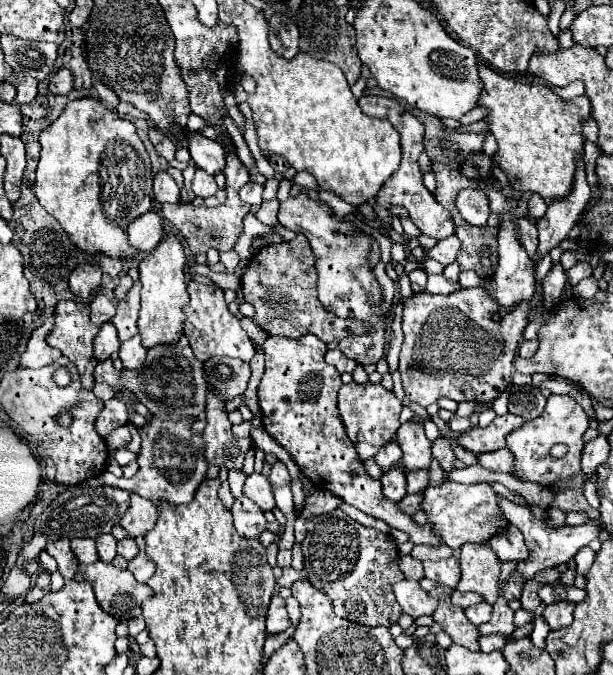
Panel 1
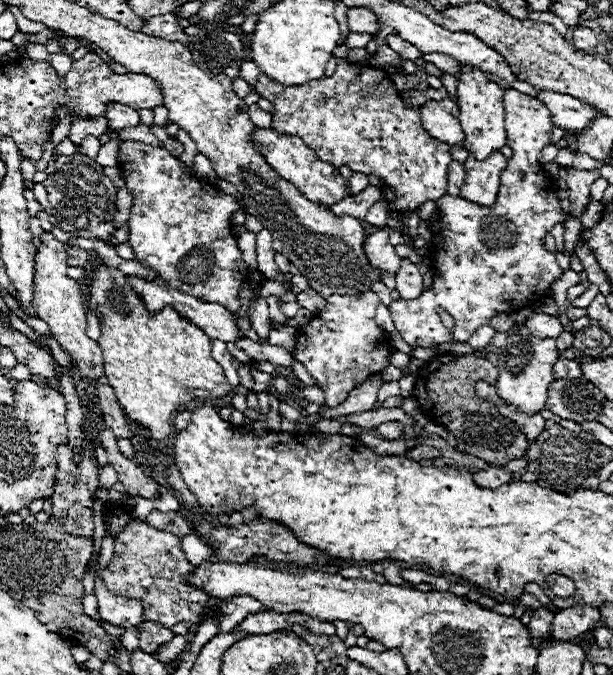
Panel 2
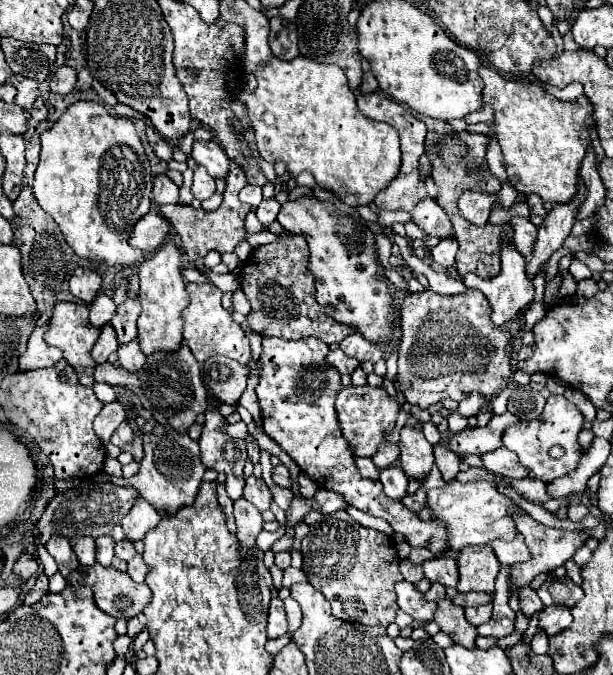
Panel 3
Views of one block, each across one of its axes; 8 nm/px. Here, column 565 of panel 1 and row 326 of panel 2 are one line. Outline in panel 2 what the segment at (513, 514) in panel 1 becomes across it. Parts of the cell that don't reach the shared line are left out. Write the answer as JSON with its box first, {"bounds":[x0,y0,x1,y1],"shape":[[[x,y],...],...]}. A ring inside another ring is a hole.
{"bounds":[526,314,564,338],"shape":[[[530,314],[530,318],[526,320],[526,328],[530,330],[532,336],[538,338],[558,338],[564,332],[560,318],[550,314],[538,314],[538,316]]]}

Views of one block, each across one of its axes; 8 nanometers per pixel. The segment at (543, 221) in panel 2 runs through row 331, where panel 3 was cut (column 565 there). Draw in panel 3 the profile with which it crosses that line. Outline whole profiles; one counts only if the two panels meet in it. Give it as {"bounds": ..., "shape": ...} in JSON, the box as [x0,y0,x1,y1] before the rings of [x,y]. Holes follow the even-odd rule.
{"bounds":[504,396,584,484],"shape":[[[548,396],[544,412],[538,418],[510,426],[504,432],[504,446],[518,454],[518,462],[520,462],[520,466],[524,466],[528,470],[528,478],[550,484],[552,480],[562,478],[568,472],[574,472],[578,468],[578,460],[582,456],[578,434],[582,432],[582,428],[584,428],[584,414],[580,412],[580,408],[574,402],[570,402],[564,396]],[[556,444],[566,448],[566,454],[558,460],[550,458],[550,454],[548,454],[548,450]]]}

